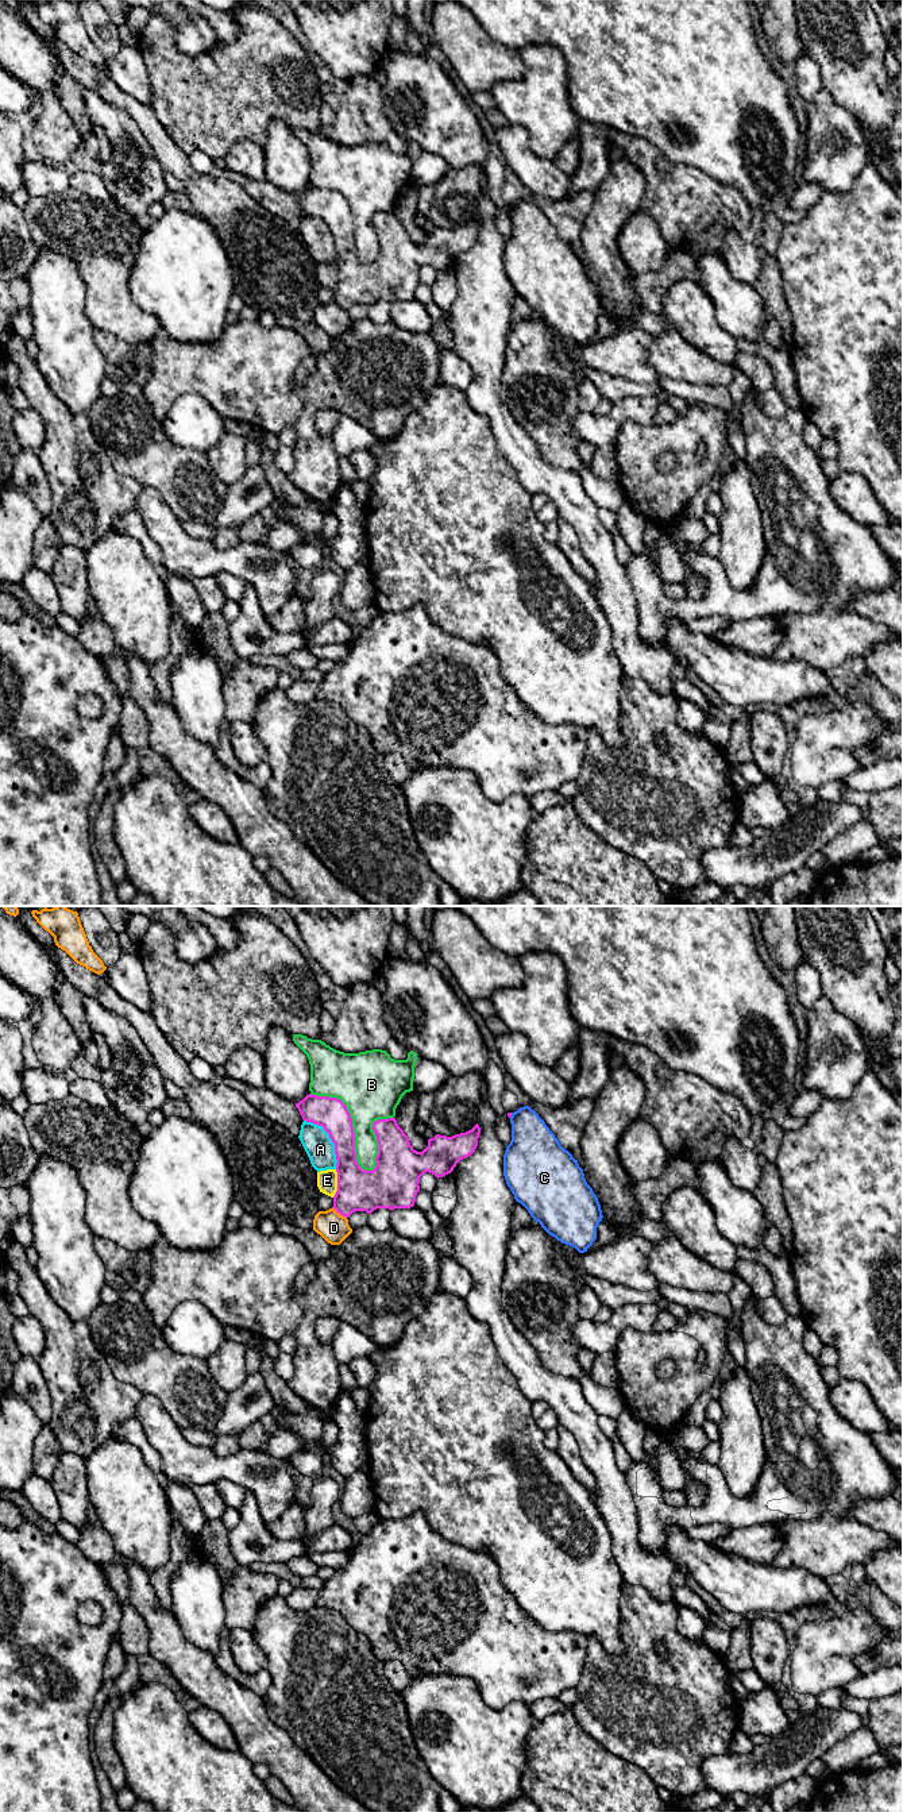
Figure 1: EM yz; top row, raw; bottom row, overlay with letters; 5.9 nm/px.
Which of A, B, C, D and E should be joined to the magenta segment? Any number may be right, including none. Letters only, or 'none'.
none

